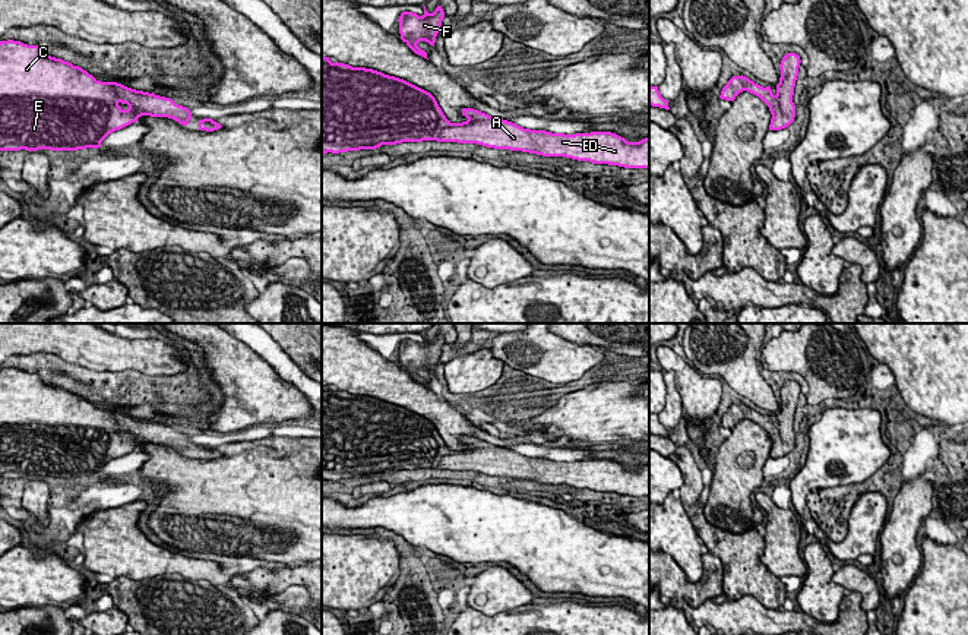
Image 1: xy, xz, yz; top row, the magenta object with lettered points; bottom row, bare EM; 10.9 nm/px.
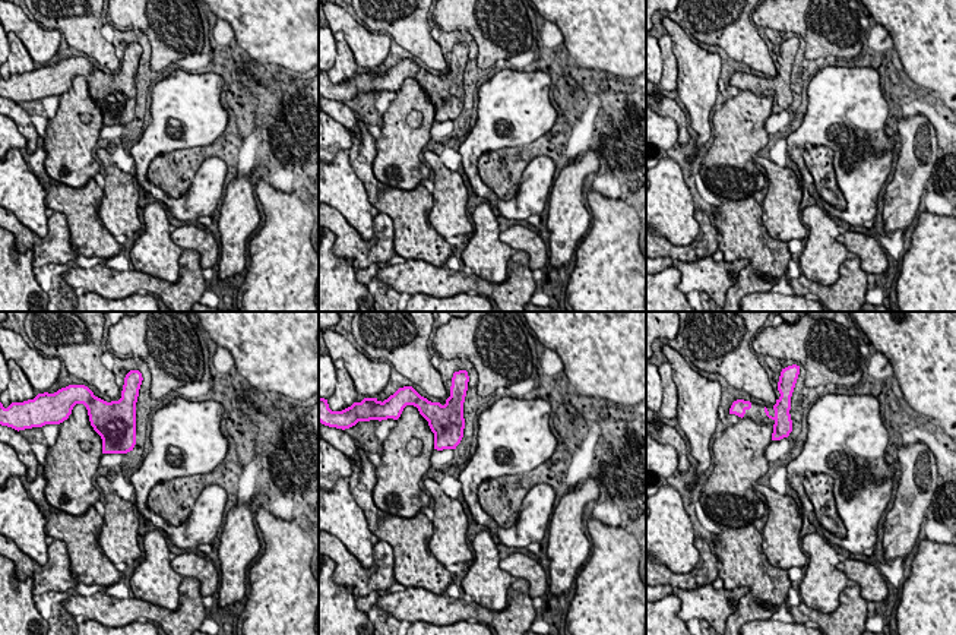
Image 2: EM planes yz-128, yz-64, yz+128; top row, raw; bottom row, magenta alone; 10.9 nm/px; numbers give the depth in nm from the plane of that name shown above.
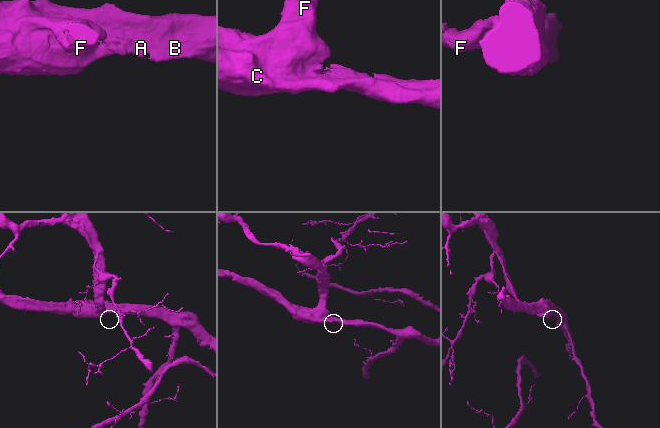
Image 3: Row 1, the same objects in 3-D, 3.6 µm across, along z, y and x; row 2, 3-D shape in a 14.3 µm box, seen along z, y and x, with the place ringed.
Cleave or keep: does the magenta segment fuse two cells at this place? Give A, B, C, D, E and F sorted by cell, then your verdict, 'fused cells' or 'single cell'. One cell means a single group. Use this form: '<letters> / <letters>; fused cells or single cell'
A B C D E F; single cell

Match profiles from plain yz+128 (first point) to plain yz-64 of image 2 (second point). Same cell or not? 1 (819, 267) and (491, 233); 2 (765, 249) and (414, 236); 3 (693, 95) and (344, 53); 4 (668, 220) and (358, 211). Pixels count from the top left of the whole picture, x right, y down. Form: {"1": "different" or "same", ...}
{"1": "same", "2": "same", "3": "different", "4": "same"}

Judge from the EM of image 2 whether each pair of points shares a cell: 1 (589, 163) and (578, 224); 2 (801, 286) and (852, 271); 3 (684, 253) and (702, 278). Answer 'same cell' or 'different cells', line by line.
1: same cell
2: same cell
3: different cells

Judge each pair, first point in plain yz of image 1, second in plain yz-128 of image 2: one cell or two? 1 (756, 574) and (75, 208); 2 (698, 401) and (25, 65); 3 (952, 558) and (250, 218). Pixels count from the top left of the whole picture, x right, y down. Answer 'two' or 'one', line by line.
1: one
2: two
3: two

